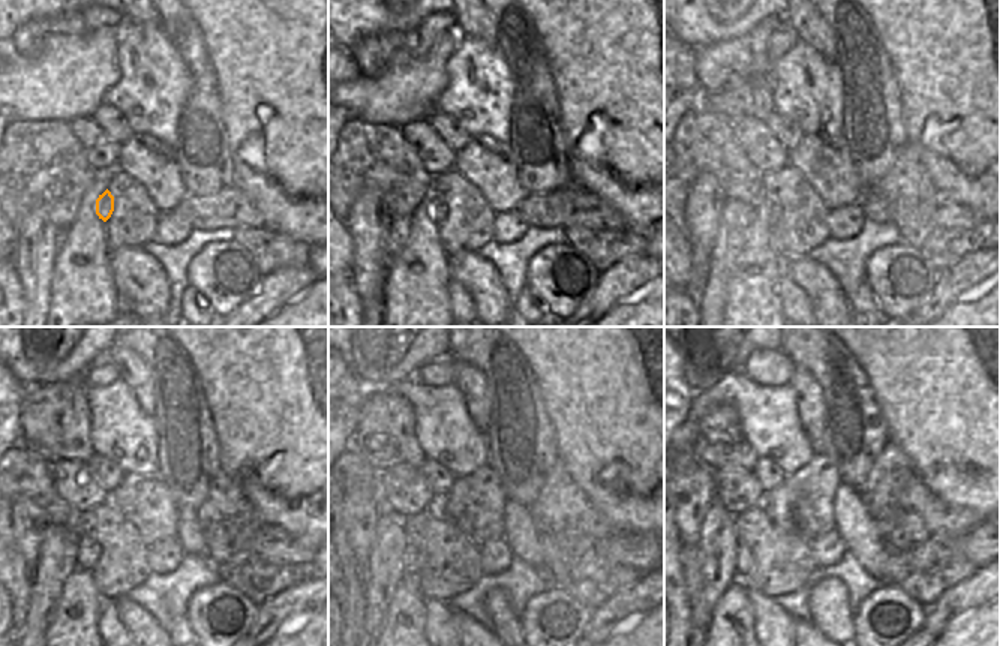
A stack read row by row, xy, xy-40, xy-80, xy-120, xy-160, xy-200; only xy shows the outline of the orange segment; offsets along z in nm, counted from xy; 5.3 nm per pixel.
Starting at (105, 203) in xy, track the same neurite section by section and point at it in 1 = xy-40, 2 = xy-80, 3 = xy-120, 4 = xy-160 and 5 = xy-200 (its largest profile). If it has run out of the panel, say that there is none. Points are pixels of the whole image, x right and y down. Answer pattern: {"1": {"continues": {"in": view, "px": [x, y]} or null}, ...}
{"1": {"continues": {"in": "xy-40", "px": [438, 210]}}, "2": {"continues": {"in": "xy-80", "px": [771, 209]}}, "3": {"continues": {"in": "xy-120", "px": [89, 552]}}, "4": {"continues": {"in": "xy-160", "px": [414, 558]}}, "5": {"continues": {"in": "xy-200", "px": [745, 565]}}}

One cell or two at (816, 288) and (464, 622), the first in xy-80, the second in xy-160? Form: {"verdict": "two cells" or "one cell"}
{"verdict": "one cell"}

